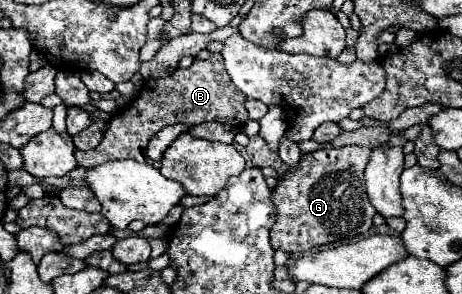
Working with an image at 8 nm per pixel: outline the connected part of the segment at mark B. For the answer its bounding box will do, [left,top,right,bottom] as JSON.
[75,54,249,168]

